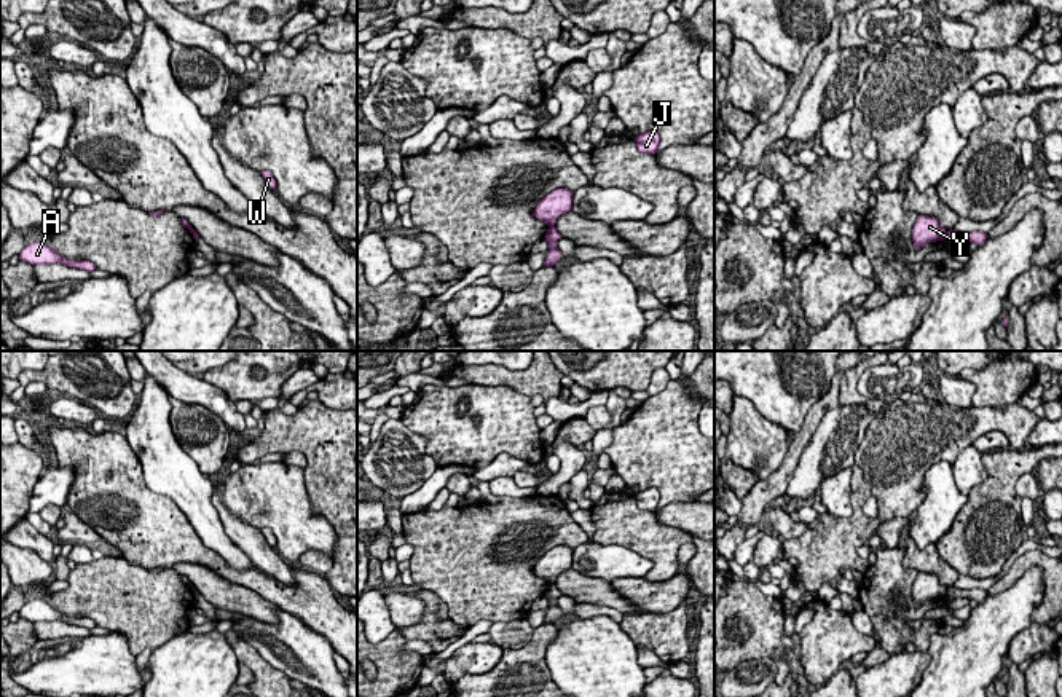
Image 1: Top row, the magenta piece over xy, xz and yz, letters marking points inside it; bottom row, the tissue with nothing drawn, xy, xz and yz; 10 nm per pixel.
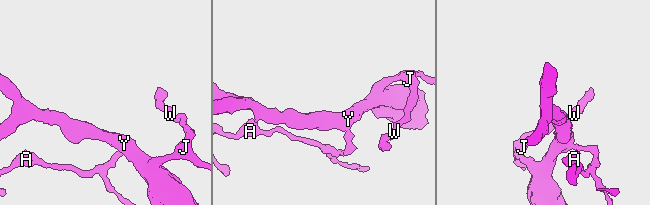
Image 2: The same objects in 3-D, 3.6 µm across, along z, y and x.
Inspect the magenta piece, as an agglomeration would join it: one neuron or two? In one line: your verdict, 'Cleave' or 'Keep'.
Cleave

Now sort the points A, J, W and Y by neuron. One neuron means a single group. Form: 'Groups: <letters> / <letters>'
Groups: A / J W Y

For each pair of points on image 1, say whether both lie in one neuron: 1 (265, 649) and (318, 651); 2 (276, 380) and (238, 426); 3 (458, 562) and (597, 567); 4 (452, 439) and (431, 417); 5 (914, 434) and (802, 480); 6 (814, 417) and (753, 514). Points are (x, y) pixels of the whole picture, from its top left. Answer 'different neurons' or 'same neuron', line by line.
1: same neuron
2: different neurons
3: different neurons
4: same neuron
5: different neurons
6: same neuron

